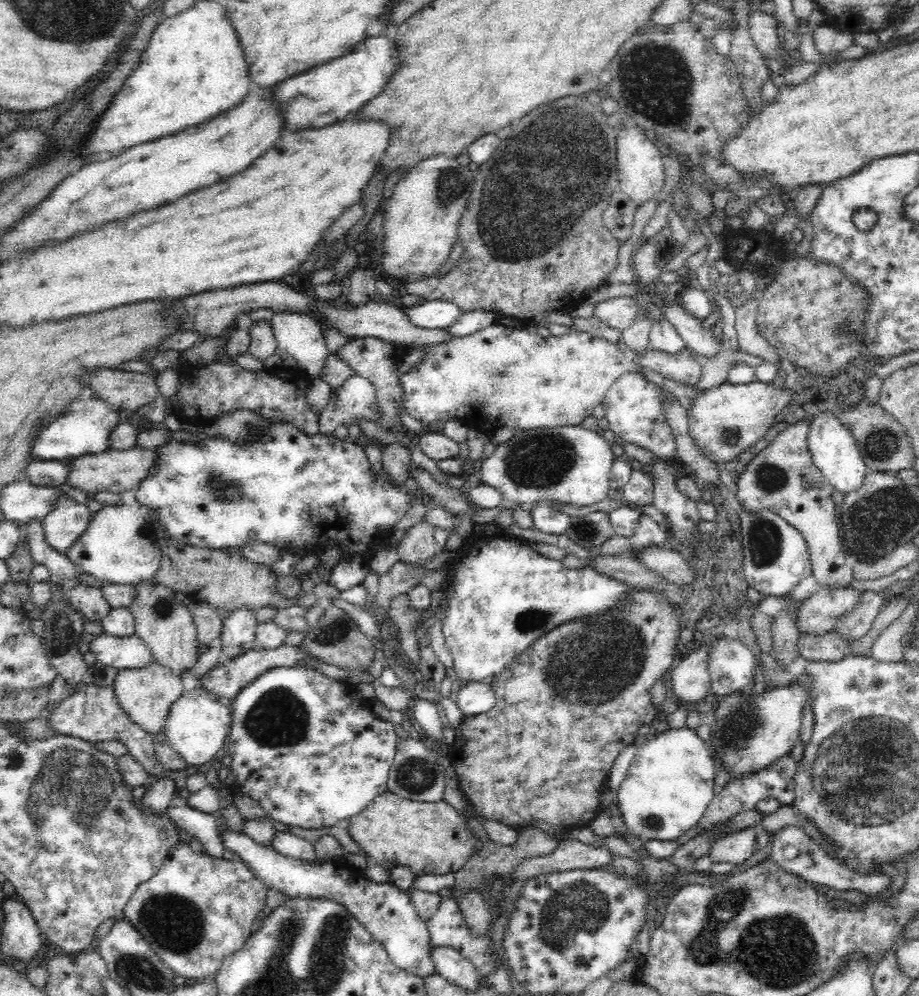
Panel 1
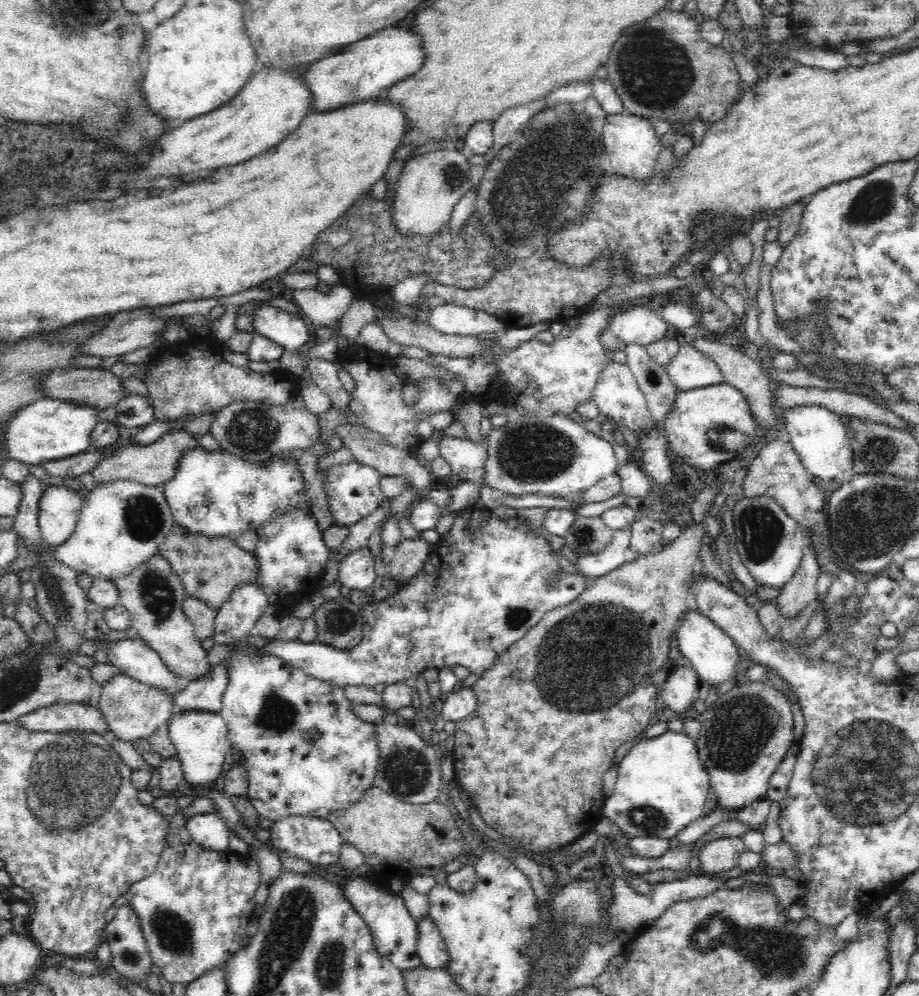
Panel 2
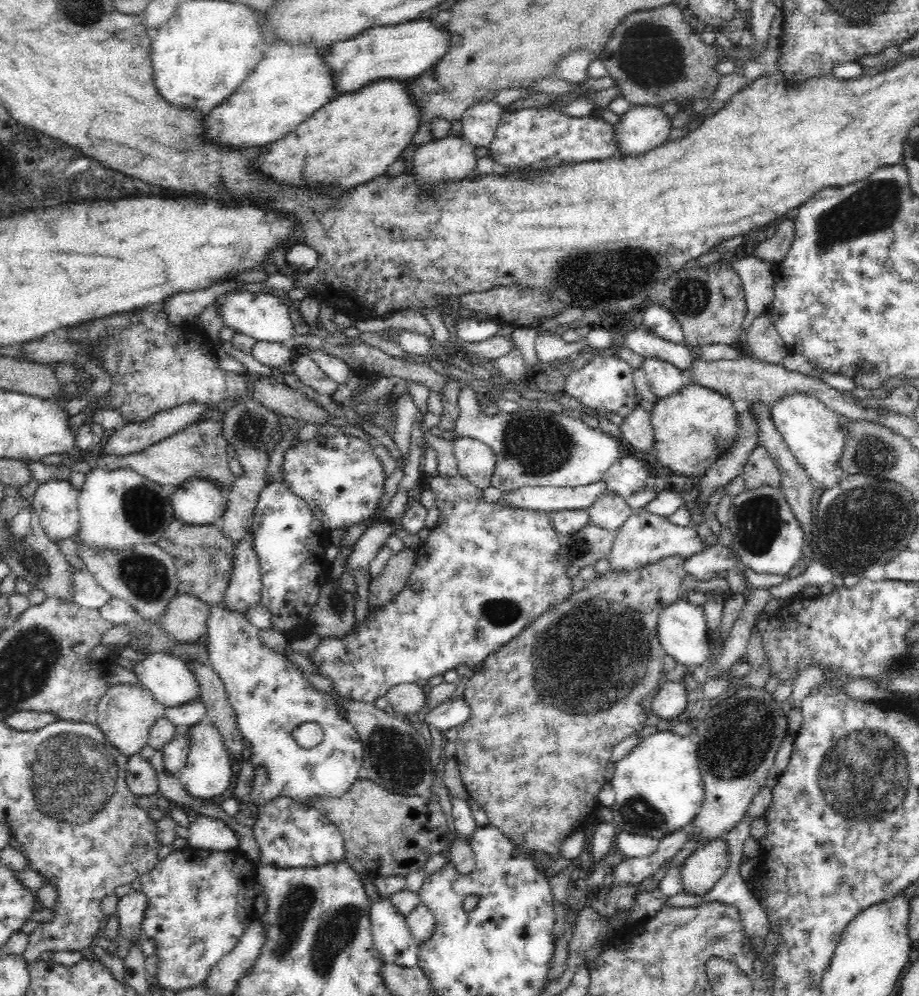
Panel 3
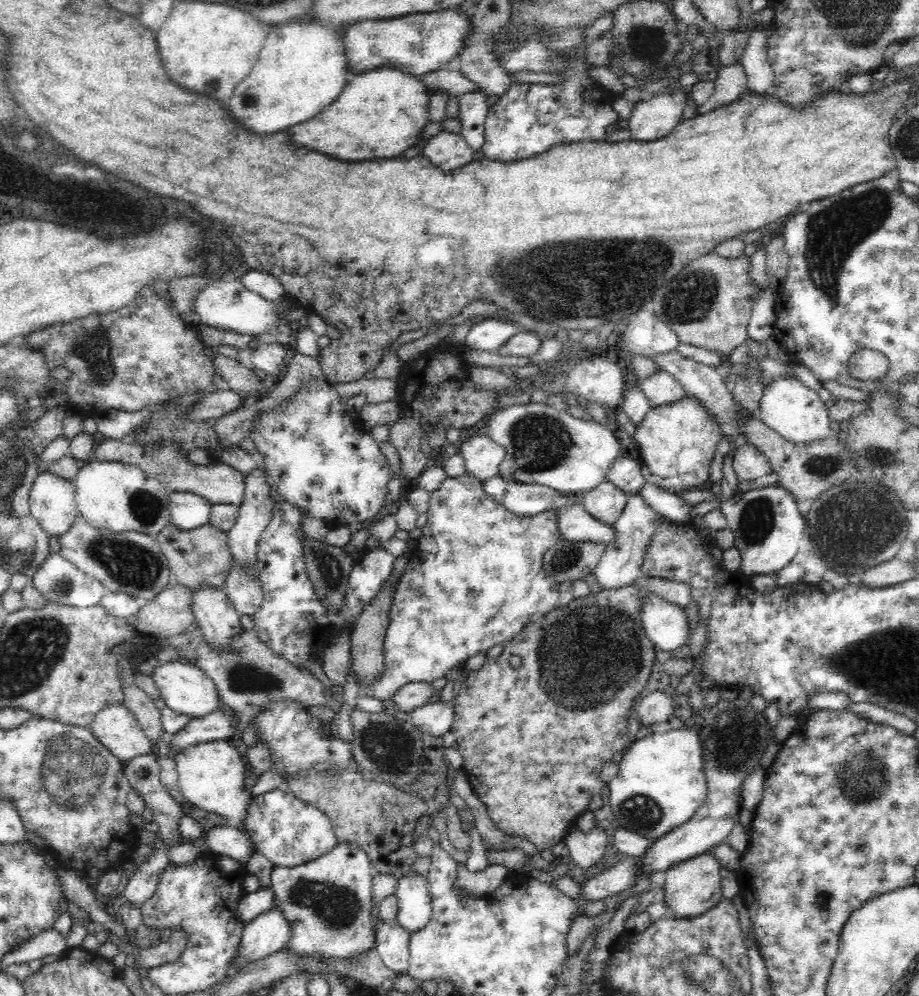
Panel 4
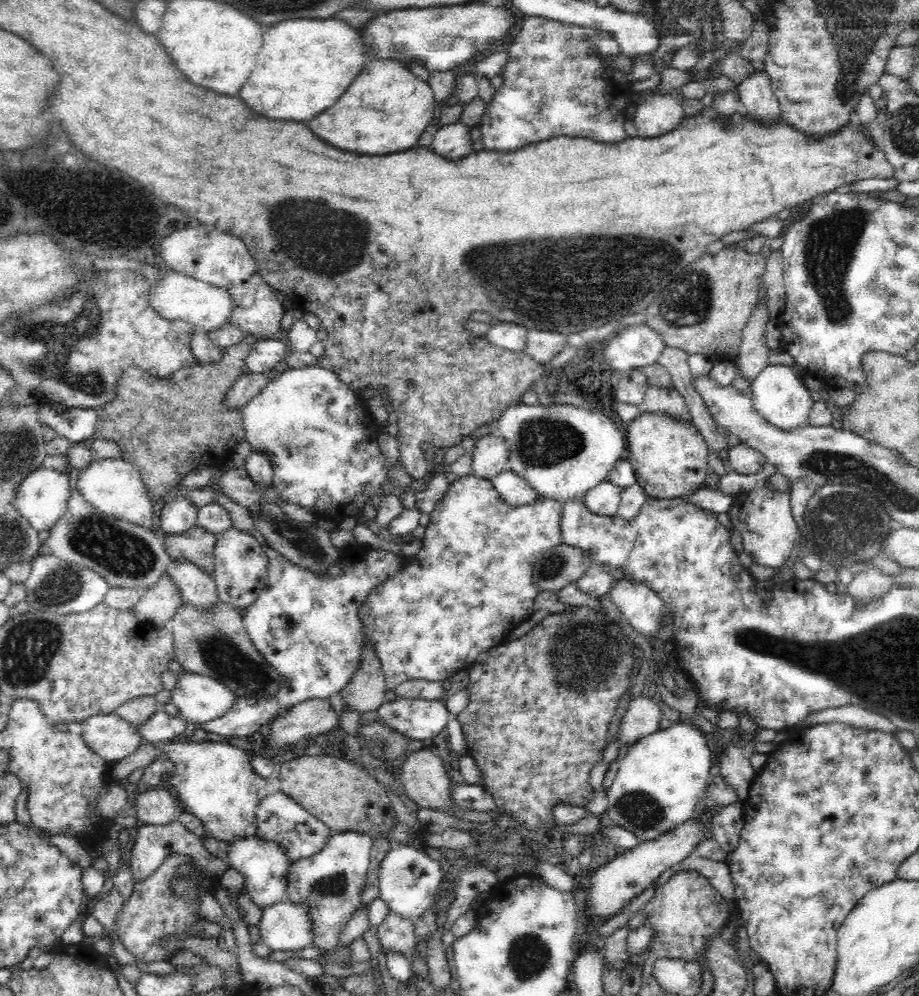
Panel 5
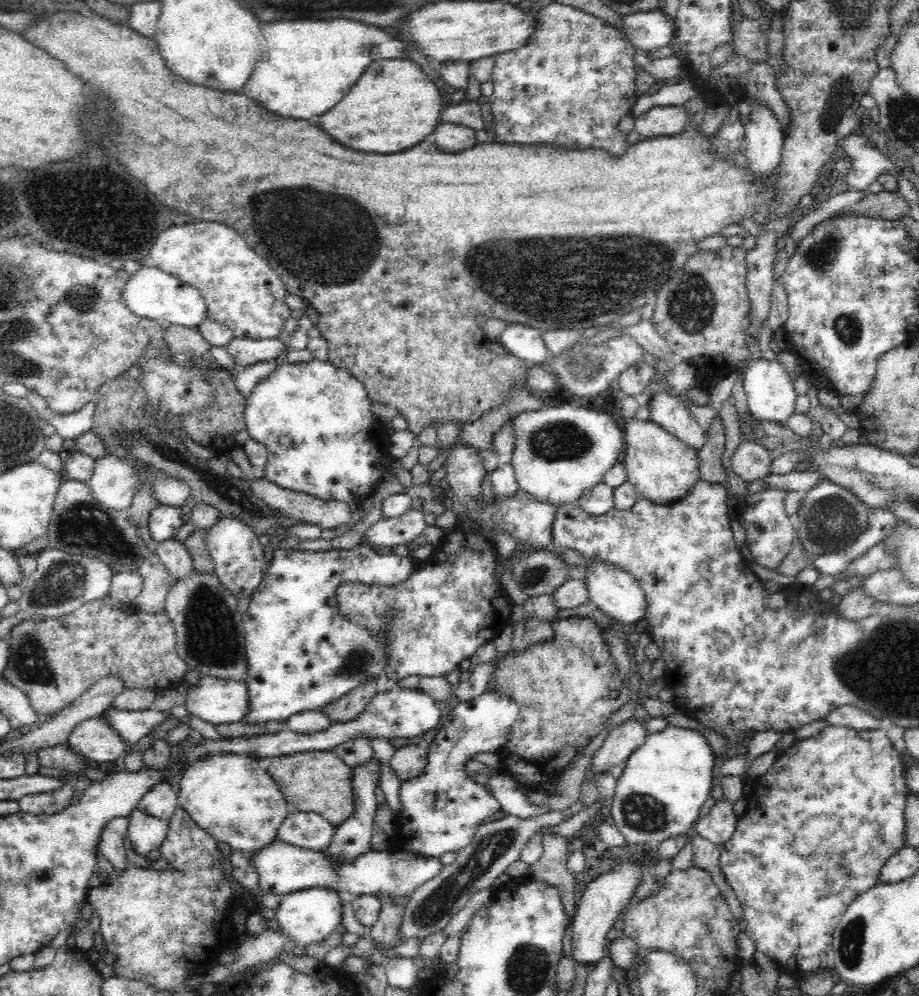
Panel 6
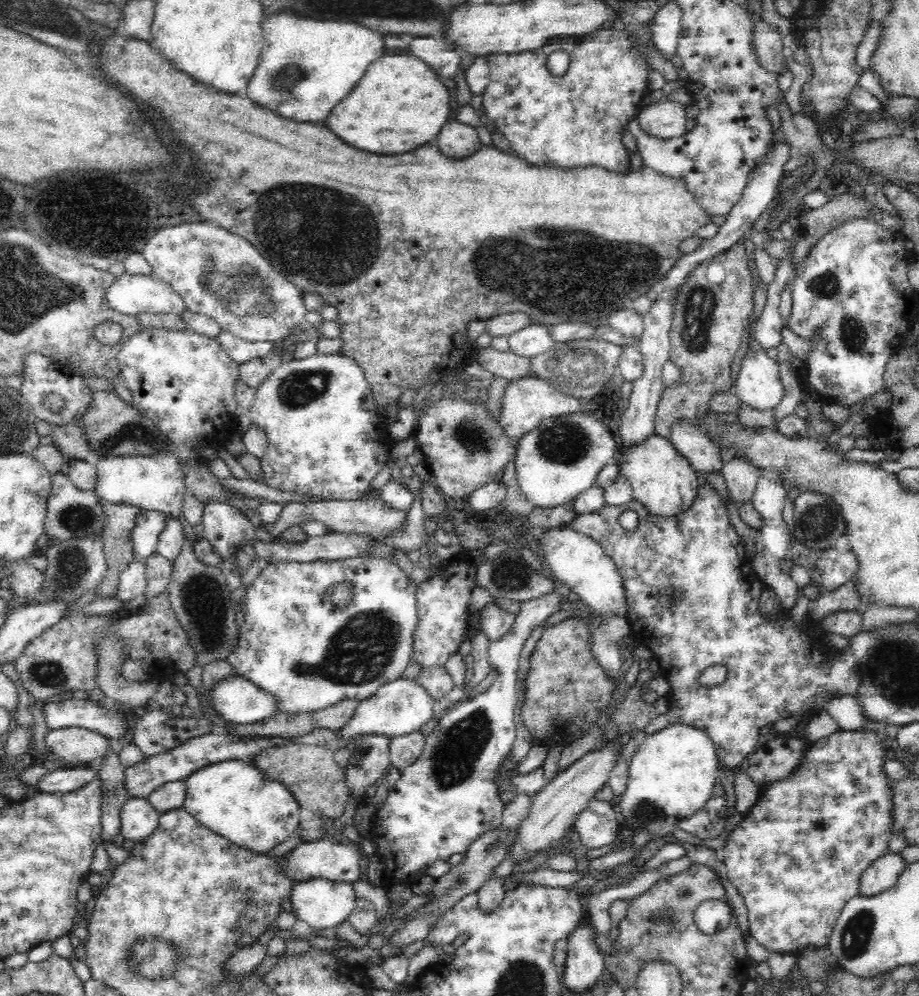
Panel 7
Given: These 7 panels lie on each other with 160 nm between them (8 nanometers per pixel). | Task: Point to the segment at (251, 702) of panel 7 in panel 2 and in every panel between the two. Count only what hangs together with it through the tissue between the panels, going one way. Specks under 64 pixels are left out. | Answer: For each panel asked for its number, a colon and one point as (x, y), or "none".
2: (134, 658)
3: (170, 681)
4: (186, 689)
5: (199, 699)
6: (219, 701)

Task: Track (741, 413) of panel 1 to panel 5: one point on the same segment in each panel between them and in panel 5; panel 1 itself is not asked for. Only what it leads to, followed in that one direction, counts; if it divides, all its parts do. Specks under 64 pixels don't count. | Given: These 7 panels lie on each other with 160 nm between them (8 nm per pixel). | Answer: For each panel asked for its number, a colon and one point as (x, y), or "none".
2: (707, 426)
3: (693, 428)
4: (677, 441)
5: (669, 456)

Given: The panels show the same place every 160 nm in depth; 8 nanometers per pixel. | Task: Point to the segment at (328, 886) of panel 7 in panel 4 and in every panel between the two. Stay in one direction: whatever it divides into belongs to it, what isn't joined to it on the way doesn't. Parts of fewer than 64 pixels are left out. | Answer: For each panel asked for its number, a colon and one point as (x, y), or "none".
4: (267, 933)
5: (284, 926)
6: (307, 916)

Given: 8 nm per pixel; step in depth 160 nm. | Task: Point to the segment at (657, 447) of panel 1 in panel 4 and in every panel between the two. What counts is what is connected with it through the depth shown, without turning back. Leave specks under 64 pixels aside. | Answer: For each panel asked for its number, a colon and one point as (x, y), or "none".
2: (617, 394)
3: (606, 383)
4: (600, 381)

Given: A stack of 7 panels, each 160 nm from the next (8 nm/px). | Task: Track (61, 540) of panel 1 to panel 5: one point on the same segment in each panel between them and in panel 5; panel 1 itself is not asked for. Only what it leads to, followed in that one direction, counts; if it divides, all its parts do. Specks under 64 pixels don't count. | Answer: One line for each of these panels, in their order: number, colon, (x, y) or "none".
2: (59, 508)
3: (55, 502)
4: (52, 499)
5: (42, 498)

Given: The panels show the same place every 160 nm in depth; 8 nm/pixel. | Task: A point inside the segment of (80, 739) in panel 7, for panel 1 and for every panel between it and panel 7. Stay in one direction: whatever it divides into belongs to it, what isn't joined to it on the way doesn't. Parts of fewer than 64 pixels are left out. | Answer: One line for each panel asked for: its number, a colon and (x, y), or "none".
1: (146, 693)
2: (134, 711)
3: (128, 712)
4: (115, 727)
5: (110, 736)
6: (94, 738)

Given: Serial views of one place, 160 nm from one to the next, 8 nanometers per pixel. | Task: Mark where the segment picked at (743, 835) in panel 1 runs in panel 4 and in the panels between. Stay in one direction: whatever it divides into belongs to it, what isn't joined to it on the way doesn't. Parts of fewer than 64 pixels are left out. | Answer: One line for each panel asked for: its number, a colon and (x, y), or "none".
2: (722, 854)
3: (701, 870)
4: (693, 886)

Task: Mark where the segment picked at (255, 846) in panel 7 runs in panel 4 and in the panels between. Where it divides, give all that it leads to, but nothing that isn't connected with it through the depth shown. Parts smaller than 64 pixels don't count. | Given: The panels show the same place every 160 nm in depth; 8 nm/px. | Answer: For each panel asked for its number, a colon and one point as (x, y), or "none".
4: (211, 775)
5: (215, 781)
6: (228, 795)

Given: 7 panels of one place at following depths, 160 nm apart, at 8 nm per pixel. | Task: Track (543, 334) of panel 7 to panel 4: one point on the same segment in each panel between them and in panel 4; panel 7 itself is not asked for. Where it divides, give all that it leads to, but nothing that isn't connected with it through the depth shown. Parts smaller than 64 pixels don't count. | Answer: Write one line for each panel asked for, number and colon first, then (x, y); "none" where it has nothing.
4: (489, 333)
5: (509, 336)
6: (525, 343)

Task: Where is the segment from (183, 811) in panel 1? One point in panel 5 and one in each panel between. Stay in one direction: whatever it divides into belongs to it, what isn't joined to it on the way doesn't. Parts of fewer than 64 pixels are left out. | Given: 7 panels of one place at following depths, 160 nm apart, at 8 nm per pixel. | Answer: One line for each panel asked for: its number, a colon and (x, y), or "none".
2: (209, 831)
3: (205, 832)
4: (227, 840)
5: (264, 866)

